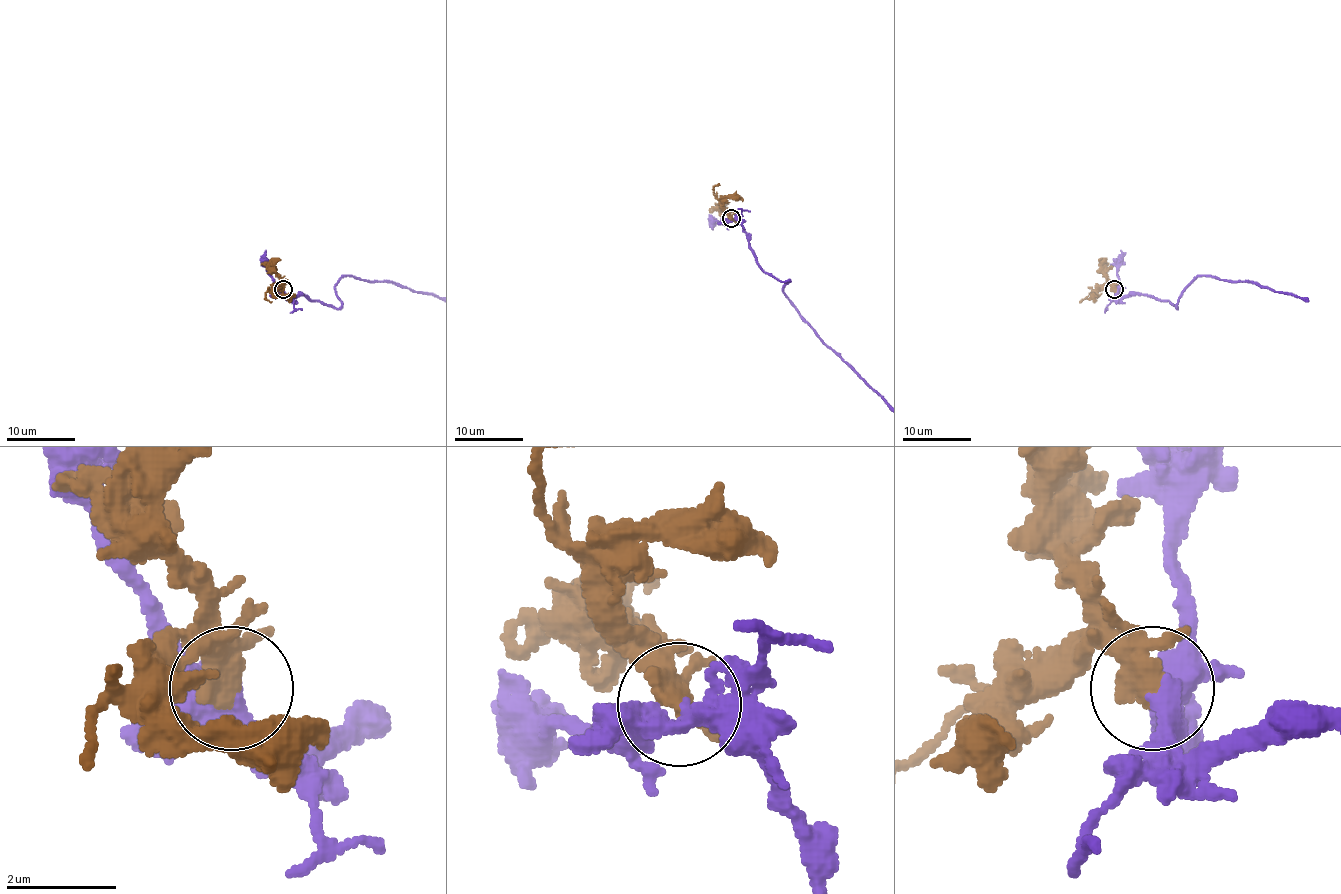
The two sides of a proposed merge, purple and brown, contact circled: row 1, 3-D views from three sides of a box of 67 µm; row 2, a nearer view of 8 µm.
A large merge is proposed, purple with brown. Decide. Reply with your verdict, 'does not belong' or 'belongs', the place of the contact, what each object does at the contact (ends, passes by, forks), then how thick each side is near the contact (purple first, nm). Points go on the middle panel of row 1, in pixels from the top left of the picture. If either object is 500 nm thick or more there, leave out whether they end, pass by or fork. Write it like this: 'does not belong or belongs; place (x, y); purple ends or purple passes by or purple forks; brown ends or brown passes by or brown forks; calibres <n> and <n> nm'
belongs; place (731, 218); purple passes by; brown passes by; calibres 360 and 400 nm

